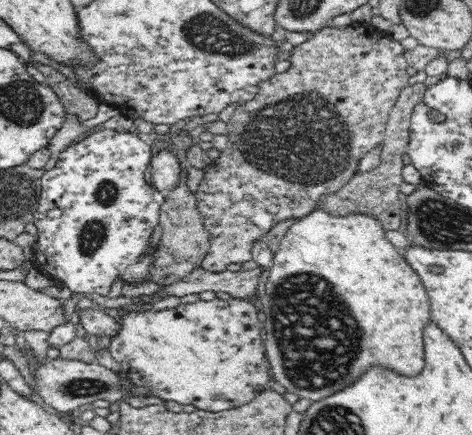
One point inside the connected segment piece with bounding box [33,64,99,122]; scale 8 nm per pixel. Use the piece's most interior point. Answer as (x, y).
(74, 100)

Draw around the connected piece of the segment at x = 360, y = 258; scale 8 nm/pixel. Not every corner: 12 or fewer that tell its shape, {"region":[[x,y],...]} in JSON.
{"region":[[314,209],[261,285],[265,356],[317,401],[424,368],[429,296],[378,219]]}

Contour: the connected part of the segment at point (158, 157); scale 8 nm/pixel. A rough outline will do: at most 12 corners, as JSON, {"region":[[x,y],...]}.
{"region":[[170,147],[152,154],[150,184],[163,193],[180,180]]}

